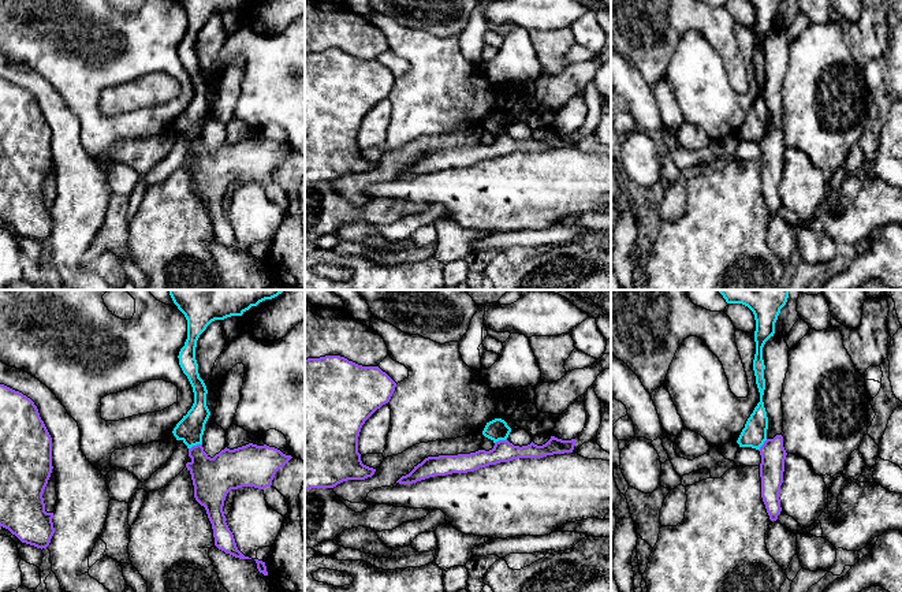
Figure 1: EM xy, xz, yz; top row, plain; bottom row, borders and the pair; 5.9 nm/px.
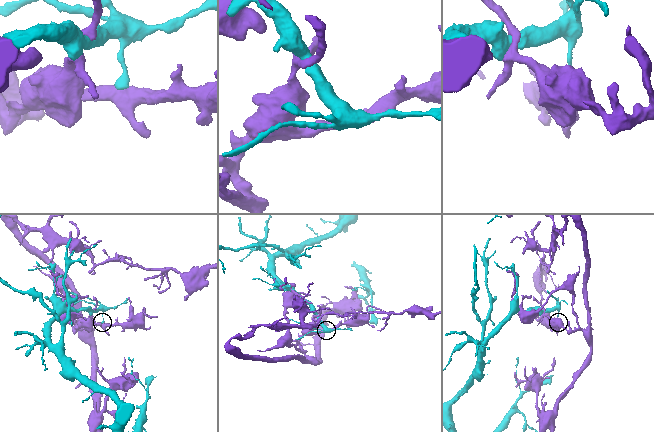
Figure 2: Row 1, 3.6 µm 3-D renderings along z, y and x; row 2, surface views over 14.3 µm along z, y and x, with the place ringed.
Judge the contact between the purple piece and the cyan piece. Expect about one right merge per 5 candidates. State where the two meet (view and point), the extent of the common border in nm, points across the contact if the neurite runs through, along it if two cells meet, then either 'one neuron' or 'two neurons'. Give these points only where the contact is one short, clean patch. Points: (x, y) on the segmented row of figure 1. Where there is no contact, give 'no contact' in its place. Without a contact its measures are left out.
contact xy (194, 446); length 90 nm; two neurons

